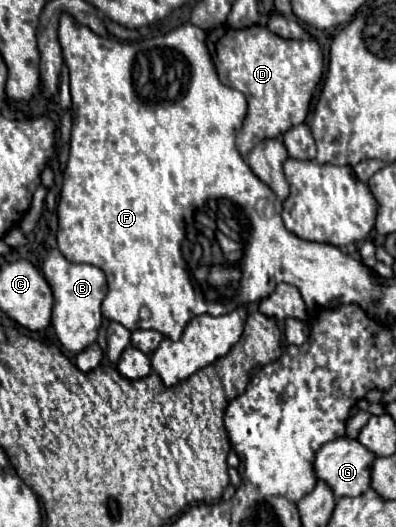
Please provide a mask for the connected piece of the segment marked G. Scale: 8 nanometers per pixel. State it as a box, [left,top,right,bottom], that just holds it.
[314,437,376,497]

